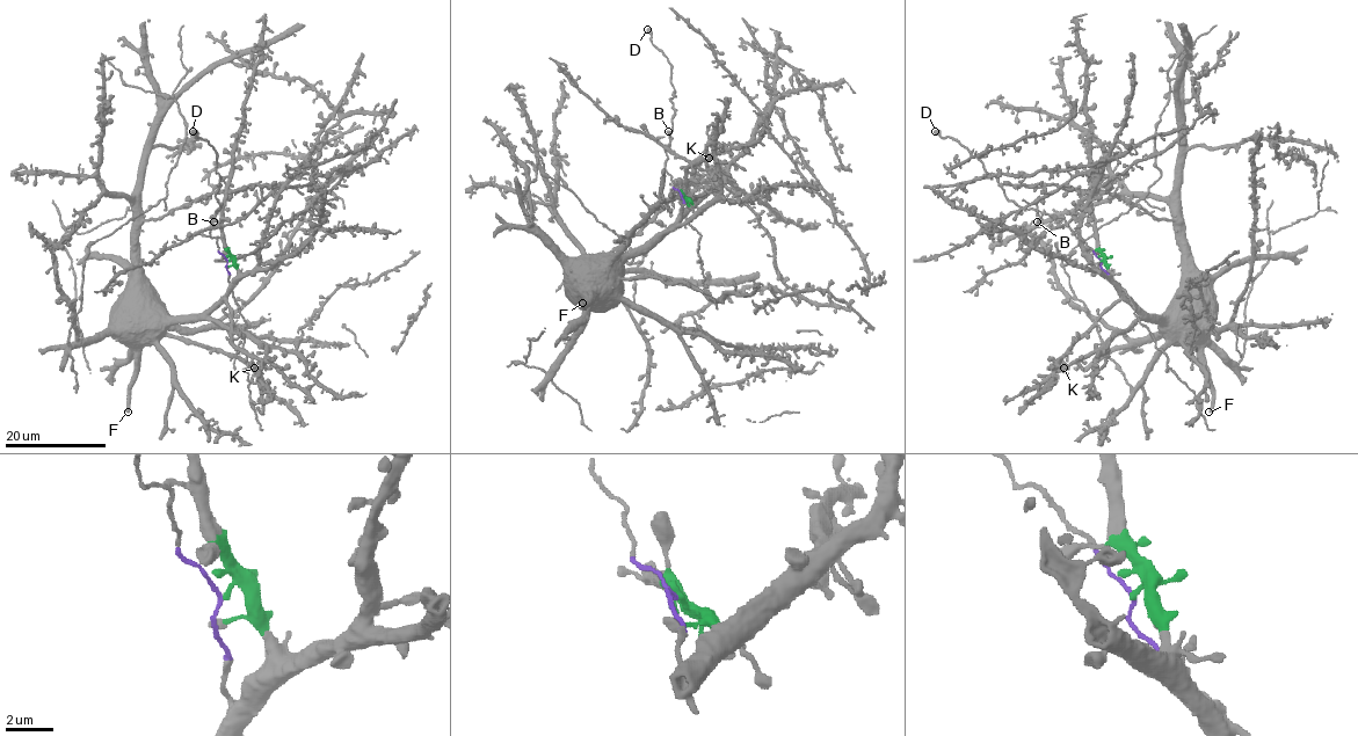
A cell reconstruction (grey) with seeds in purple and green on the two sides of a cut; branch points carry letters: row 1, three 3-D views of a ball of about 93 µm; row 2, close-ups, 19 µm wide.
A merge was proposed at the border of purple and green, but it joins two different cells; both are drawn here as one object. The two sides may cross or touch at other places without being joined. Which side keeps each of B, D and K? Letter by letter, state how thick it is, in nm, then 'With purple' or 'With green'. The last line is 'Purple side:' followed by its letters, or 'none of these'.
B: Thickness 360 nm. With purple
D: Thickness 500 nm. With purple
K: Thickness 460 nm. With green
Purple side: B, D

